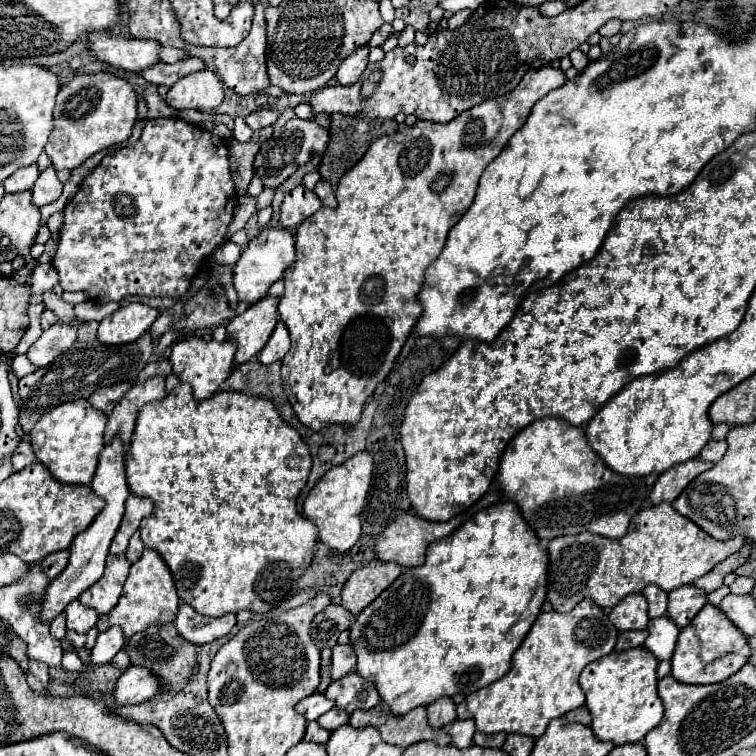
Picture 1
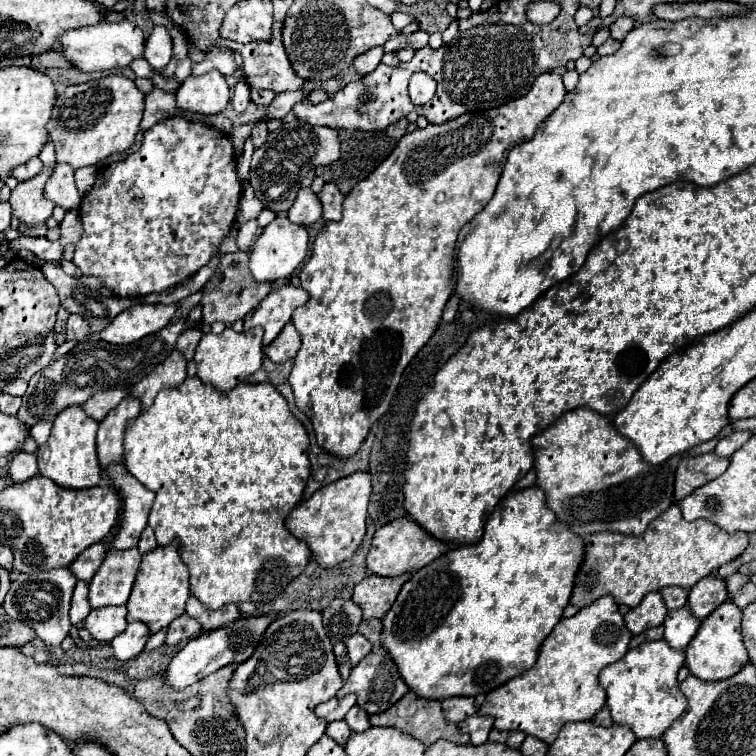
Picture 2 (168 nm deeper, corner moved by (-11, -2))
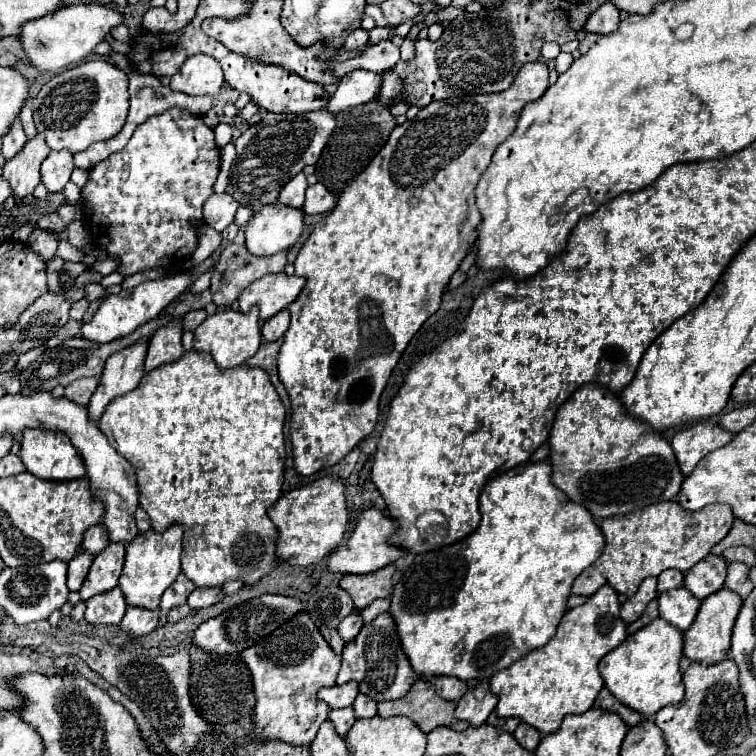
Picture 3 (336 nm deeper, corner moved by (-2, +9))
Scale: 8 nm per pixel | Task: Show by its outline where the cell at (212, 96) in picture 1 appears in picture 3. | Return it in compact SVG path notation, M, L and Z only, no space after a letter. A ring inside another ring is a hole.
M191 55L171 77L171 89L185 95L215 97L223 85L223 69L211 55Z

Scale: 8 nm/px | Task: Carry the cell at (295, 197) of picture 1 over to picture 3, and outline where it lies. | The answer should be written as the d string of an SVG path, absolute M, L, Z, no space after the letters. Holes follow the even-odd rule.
M303 173L295 175L279 193L279 201L283 205L289 205L289 207L295 207L295 209L301 209L303 207L303 201L305 201L305 189L307 189L307 179Z

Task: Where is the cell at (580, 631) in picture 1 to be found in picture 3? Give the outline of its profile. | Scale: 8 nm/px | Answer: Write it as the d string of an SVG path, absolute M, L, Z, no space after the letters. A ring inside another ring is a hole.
M603 585L587 603L569 609L545 647L533 649L507 669L491 677L491 691L499 697L499 717L519 717L523 723L547 735L559 729L565 715L581 715L593 707L597 693L603 689L603 677L597 663L625 639L627 625L619 615L621 603L615 589Z

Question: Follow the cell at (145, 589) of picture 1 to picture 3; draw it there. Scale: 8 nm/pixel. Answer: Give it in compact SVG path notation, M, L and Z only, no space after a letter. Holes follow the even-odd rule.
M175 523L165 531L153 531L137 535L133 543L127 545L125 555L125 567L119 577L119 587L125 593L127 605L145 607L145 609L157 609L163 591L175 581L175 577L181 573L181 537L183 537L183 525Z

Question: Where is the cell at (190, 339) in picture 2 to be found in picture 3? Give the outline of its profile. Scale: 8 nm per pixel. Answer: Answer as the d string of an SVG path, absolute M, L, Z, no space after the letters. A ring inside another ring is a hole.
M193 309L193 311L189 311L189 313L183 317L183 325L185 325L185 329L193 331L193 329L197 329L197 327L205 321L205 317L207 317L205 309Z

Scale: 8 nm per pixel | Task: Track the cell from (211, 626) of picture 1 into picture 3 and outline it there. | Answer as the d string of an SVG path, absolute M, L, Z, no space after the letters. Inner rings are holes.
M211 587L211 589L195 589L189 599L187 605L191 609L203 609L203 607L211 607L215 603L219 603L223 599L223 591L221 587Z

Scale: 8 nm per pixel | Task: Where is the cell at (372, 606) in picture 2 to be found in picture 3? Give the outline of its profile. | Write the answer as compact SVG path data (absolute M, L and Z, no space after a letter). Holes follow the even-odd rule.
M385 565L383 569L367 575L345 575L339 585L351 595L355 609L365 609L375 599L391 595L393 573L395 565Z

